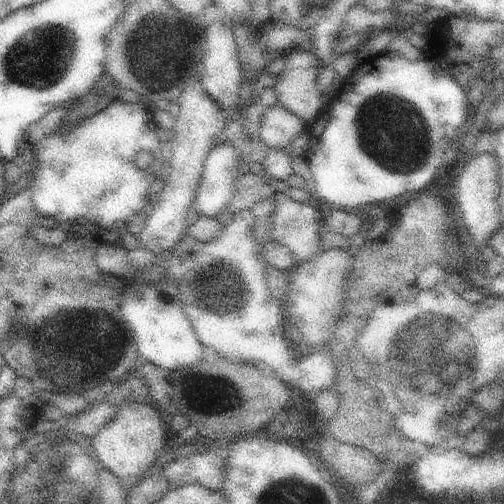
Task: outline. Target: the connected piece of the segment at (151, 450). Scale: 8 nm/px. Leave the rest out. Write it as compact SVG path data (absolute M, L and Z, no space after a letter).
M129 402L119 406L117 416L99 430L99 434L91 440L91 446L99 462L123 484L127 484L139 480L155 464L159 452L165 452L169 448L165 444L169 432L171 428L167 424L167 416L163 408L145 402L133 402L133 404Z

